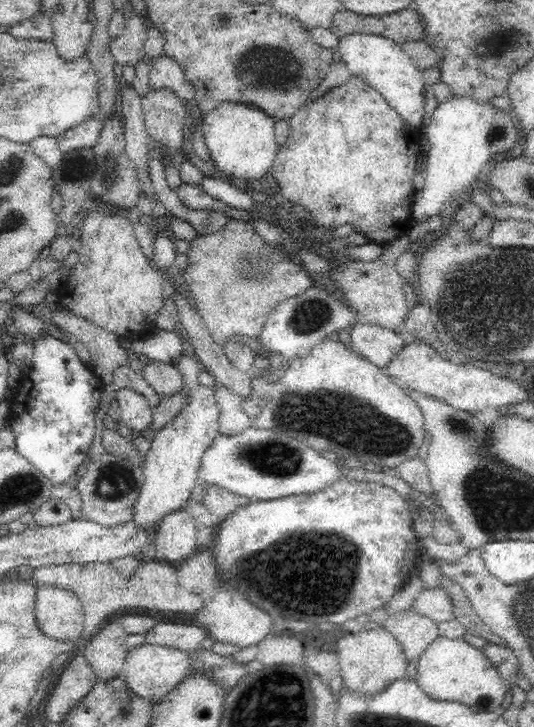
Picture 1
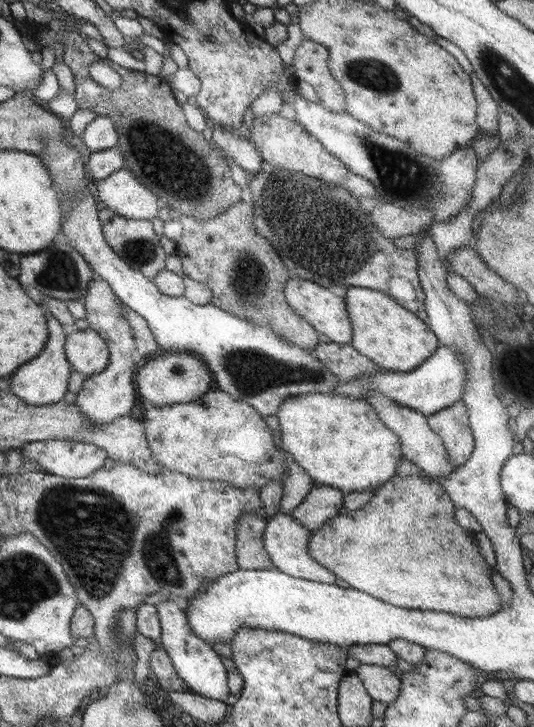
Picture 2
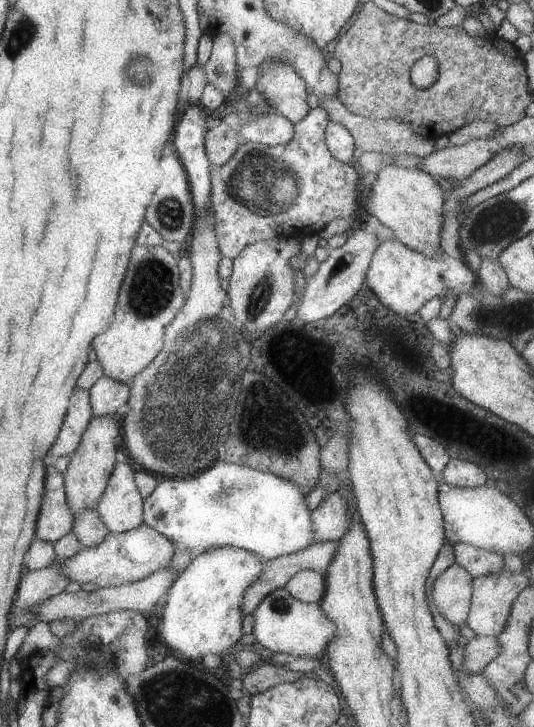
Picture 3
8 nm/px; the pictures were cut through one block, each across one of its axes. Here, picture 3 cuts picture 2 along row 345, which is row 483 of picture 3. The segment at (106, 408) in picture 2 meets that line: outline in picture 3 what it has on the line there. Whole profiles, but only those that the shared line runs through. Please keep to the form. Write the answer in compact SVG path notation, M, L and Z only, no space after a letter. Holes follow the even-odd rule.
M121 457L108 477L94 512L99 516L99 521L106 530L111 533L123 533L142 524L142 497L134 484L131 468Z

